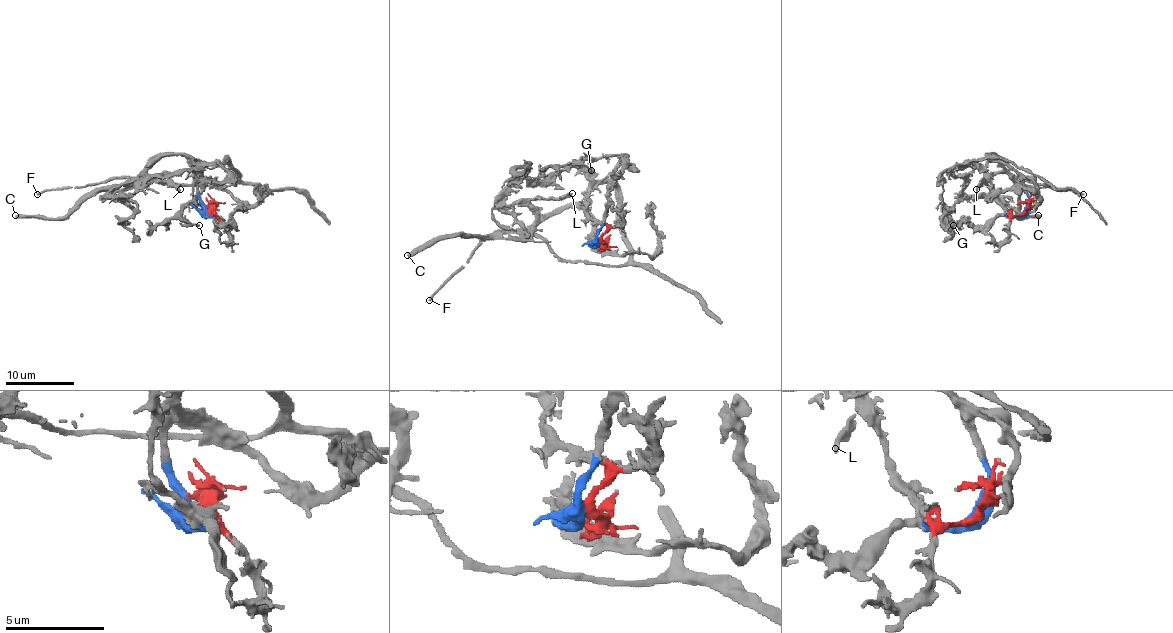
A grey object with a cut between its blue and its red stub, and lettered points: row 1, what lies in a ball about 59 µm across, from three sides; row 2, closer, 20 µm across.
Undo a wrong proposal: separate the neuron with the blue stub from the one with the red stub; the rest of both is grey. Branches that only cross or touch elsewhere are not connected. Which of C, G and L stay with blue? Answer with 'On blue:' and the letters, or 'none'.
On blue: C, L

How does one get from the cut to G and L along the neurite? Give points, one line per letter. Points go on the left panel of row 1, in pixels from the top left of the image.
G: (208, 212), (192, 197), (194, 173), (223, 168), (225, 178), (182, 210), (199, 226)
L: (206, 212), (197, 180), (199, 162), (192, 157), (163, 154), (139, 180), (170, 180), (180, 190)

